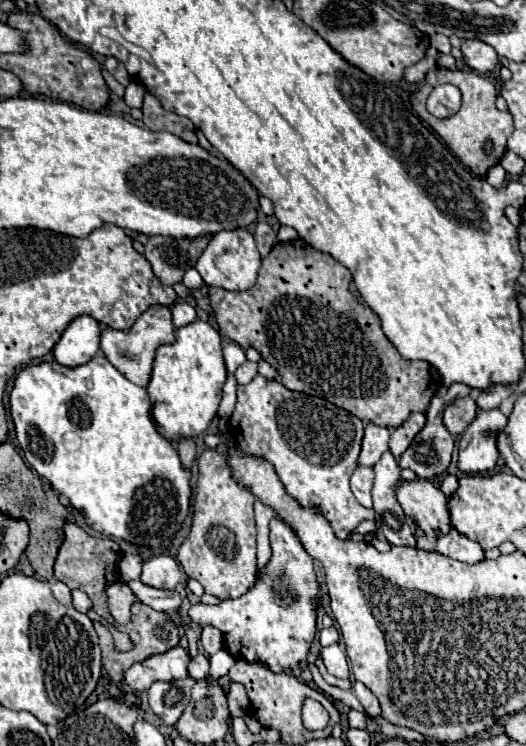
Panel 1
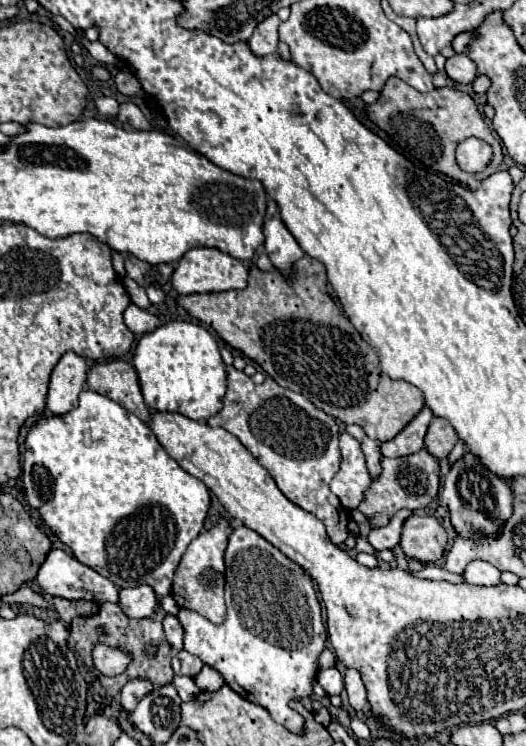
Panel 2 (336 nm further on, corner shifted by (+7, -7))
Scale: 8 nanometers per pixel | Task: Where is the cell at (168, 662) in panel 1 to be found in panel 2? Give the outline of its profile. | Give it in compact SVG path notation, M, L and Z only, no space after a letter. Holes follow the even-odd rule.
M132 679L128 681L122 691L120 691L120 703L126 711L134 711L136 705L140 703L140 699L144 695L148 695L152 691L152 683L148 683L148 679Z

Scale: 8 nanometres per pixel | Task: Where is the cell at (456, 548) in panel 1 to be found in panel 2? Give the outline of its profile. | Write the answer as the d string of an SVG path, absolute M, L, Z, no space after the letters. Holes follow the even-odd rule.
M474 559L472 563L468 563L462 577L470 585L496 585L496 583L500 583L500 571L482 559Z

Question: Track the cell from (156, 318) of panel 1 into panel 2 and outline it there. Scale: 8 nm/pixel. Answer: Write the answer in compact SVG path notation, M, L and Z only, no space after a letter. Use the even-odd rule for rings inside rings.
M122 359L98 361L88 371L88 387L120 403L124 409L140 417L144 423L150 421L152 413L144 403L144 397L140 391L140 379L132 363Z

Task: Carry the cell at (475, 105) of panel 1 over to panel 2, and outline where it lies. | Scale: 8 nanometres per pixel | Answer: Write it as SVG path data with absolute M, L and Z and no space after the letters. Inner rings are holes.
M392 77L386 81L384 89L380 91L380 97L376 103L368 105L368 115L370 119L384 129L392 139L396 139L400 145L404 145L410 153L414 153L426 167L444 173L452 179L456 179L462 185L468 185L472 191L476 191L482 181L496 173L502 165L502 145L496 139L496 135L488 129L488 125L484 123L474 99L458 89L434 89L430 93L420 93L414 87L410 87L408 83L404 83L398 77ZM468 137L478 137L478 139L486 139L486 143L492 145L494 149L494 159L490 161L488 169L484 169L482 173L466 173L458 167L456 159L454 159L454 149L462 139Z

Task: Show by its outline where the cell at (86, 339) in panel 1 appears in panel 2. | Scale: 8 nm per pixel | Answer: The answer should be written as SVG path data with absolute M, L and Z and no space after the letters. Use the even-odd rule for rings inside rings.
M74 351L60 357L50 377L46 409L52 415L68 413L78 403L78 395L86 385L86 359Z

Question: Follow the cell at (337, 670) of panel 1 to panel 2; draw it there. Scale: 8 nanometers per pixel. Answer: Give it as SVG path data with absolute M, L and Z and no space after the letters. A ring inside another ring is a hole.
M336 667L320 669L318 671L318 683L322 685L322 689L328 695L340 695L340 691L344 689L344 679L342 679L342 675L340 675L340 671Z

